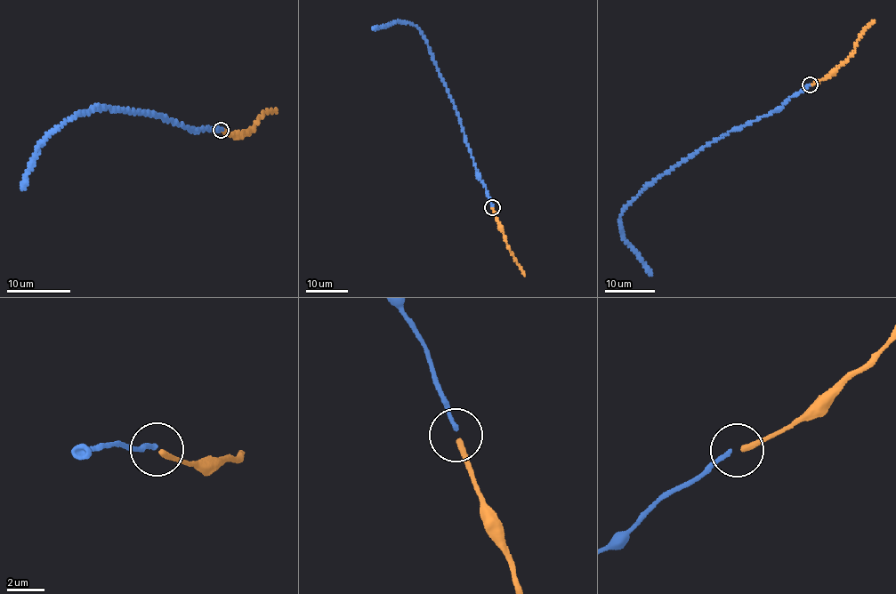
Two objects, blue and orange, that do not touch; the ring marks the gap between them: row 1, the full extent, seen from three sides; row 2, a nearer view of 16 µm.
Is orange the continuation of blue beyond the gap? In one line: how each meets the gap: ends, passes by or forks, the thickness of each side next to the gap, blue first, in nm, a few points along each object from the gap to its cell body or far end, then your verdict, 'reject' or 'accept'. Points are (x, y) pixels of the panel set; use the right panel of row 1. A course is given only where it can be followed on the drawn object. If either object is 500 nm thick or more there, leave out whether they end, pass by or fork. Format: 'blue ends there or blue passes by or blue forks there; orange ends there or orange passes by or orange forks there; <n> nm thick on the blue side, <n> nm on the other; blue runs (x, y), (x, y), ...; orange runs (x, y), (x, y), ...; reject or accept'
blue ends there; orange ends there; 240 nm thick on the blue side, 320 nm on the other; blue runs (809, 84), (773, 112), (731, 129), (679, 161), (644, 185), (626, 204), (620, 215), (622, 236), (652, 276); orange runs (811, 84), (835, 74), (853, 52), (866, 28), (875, 20); accept

